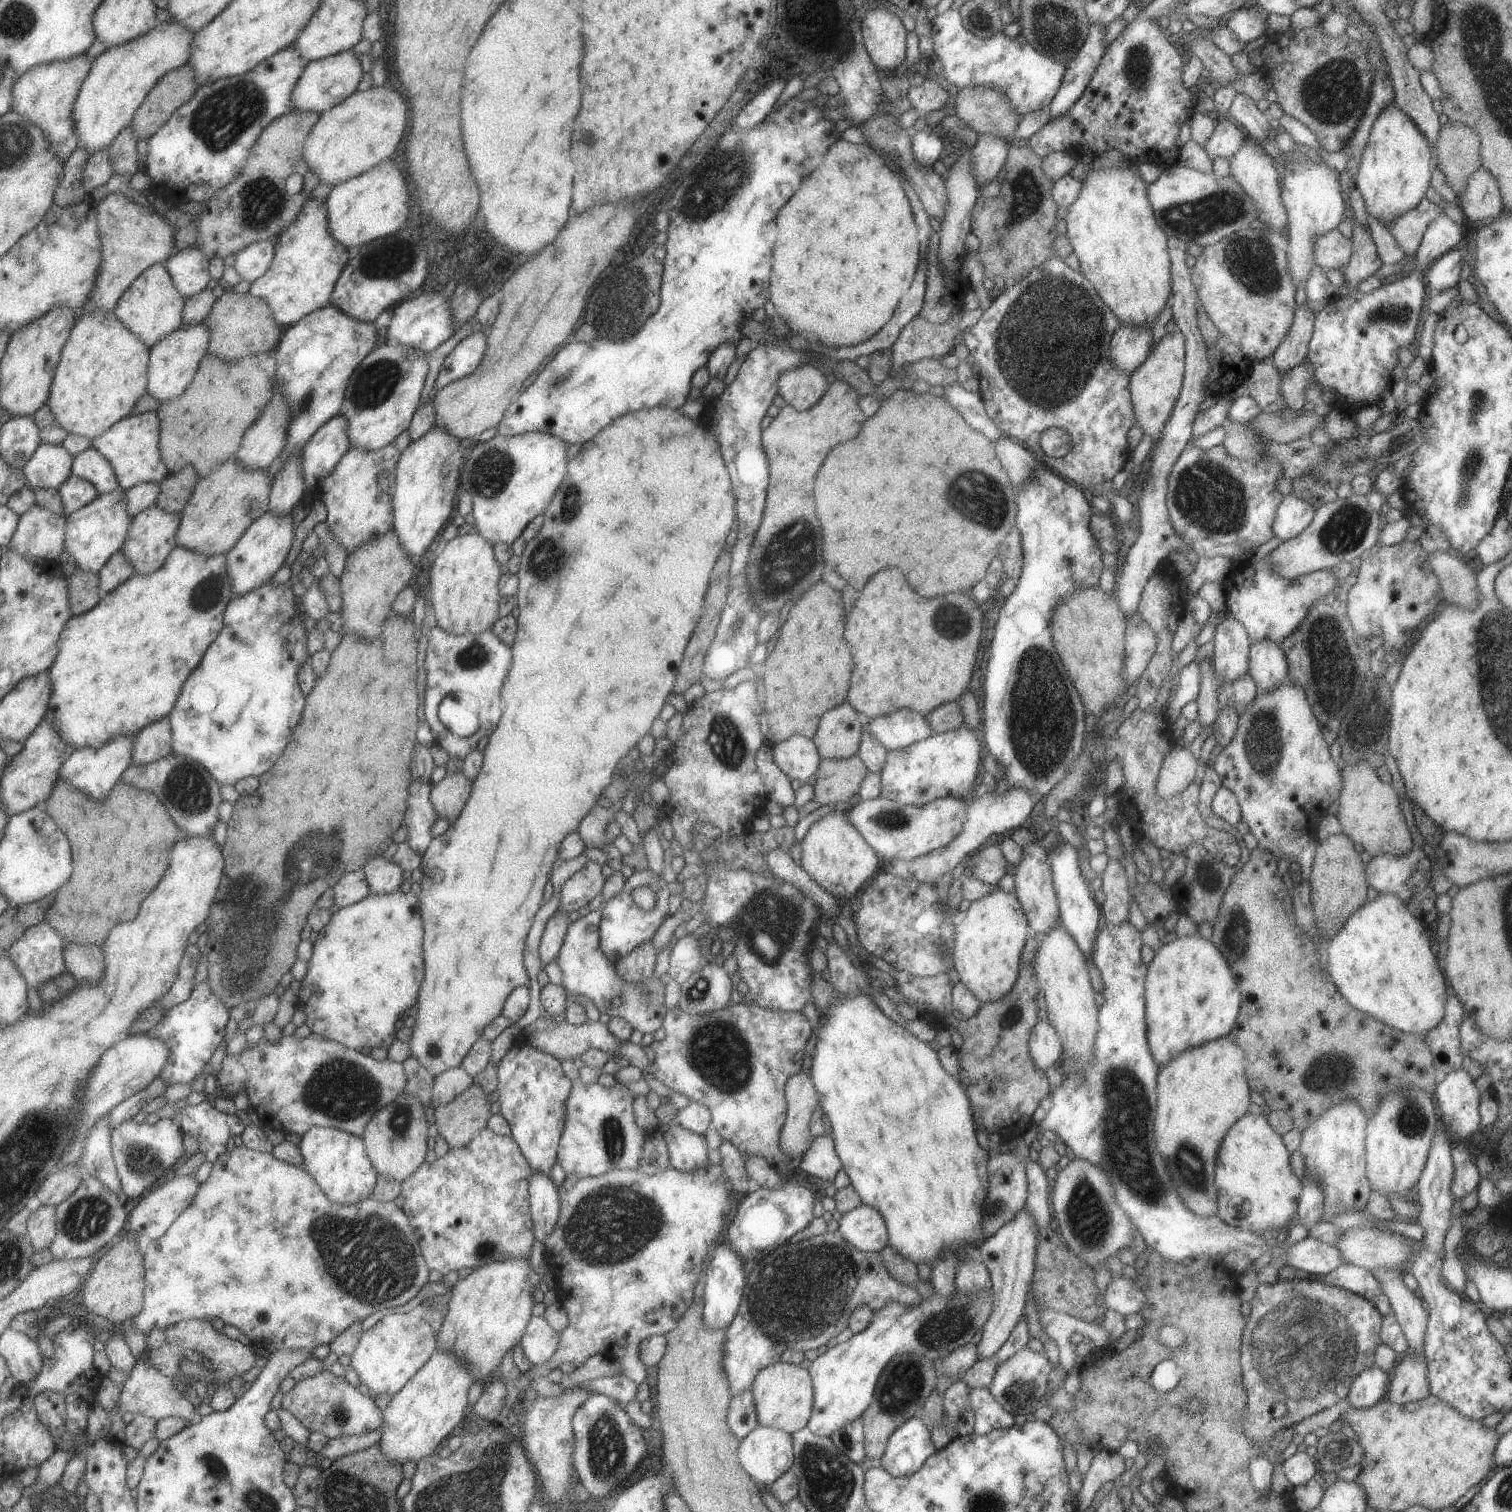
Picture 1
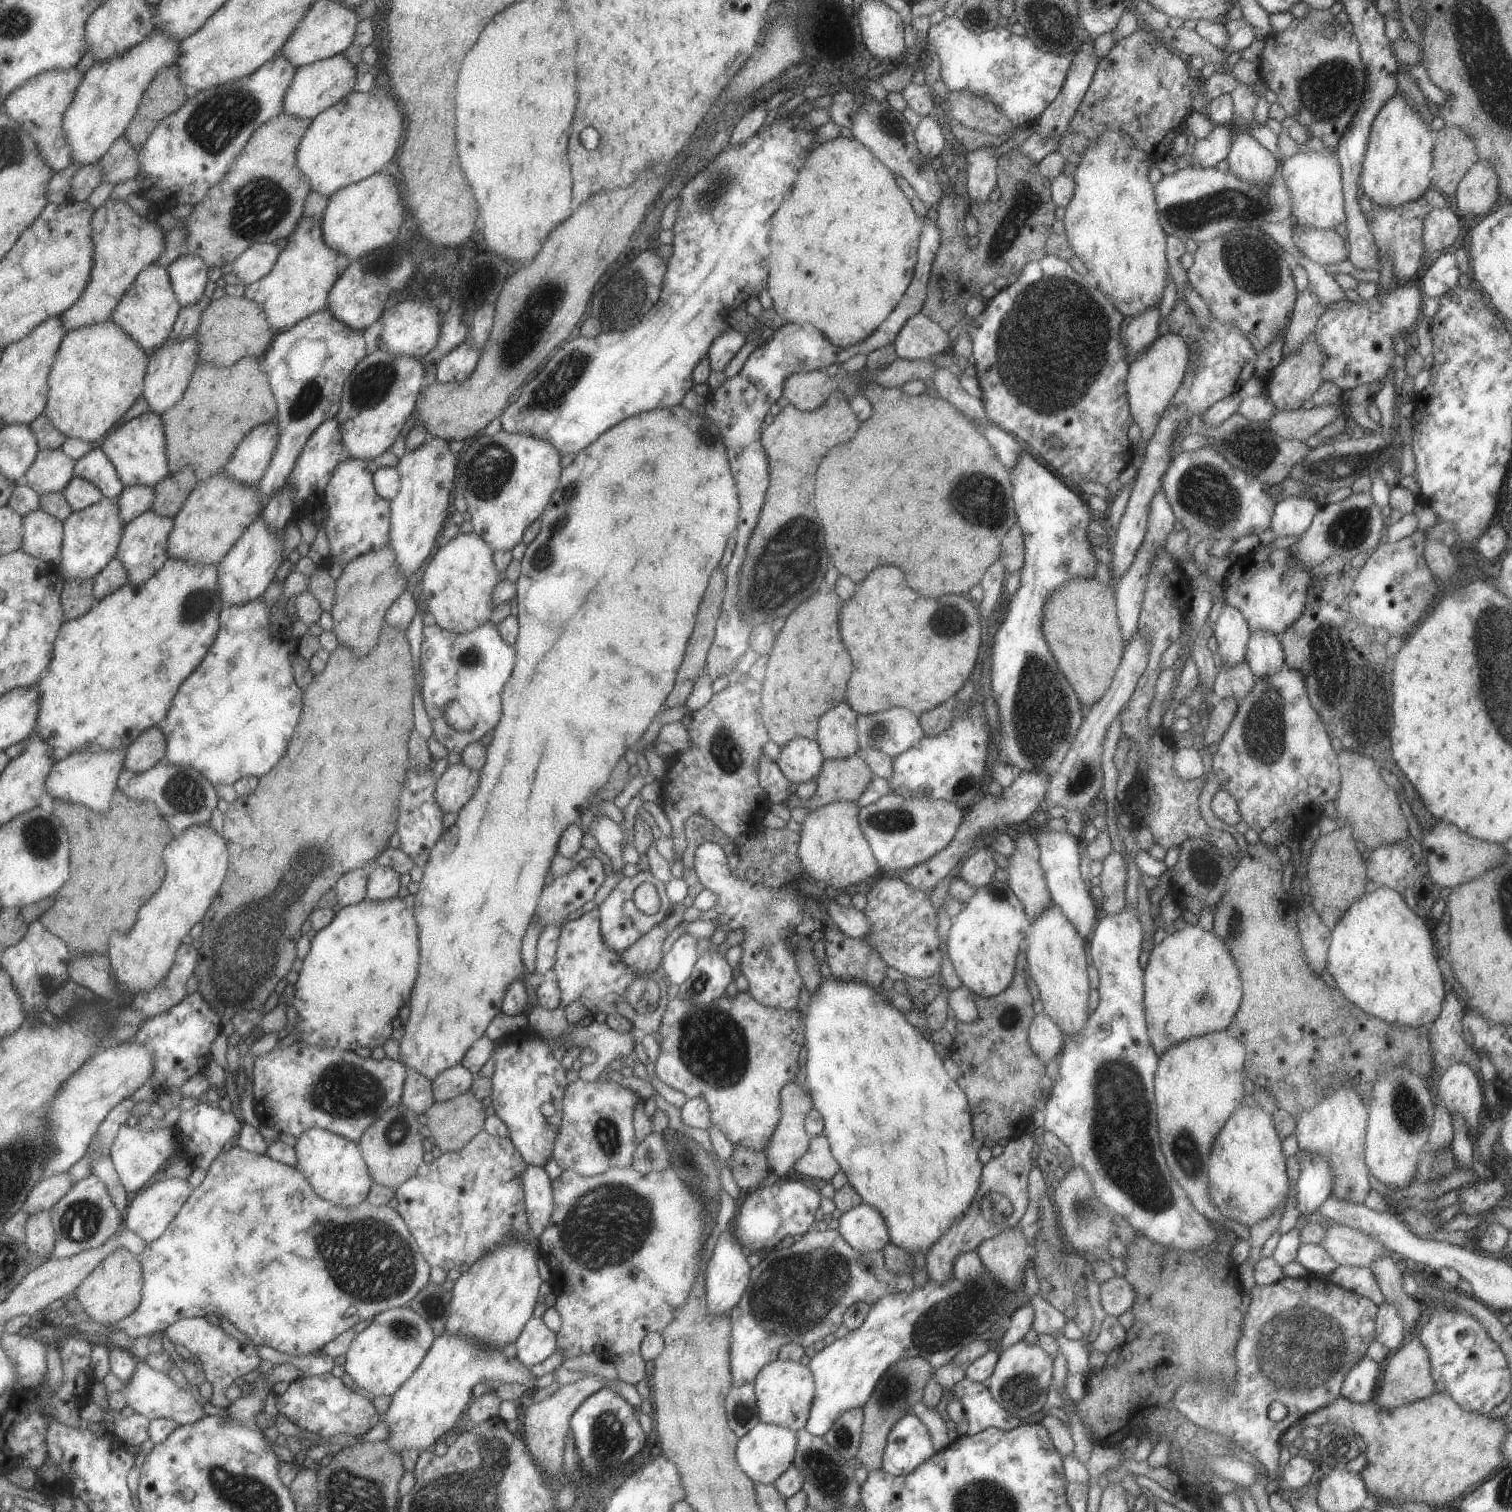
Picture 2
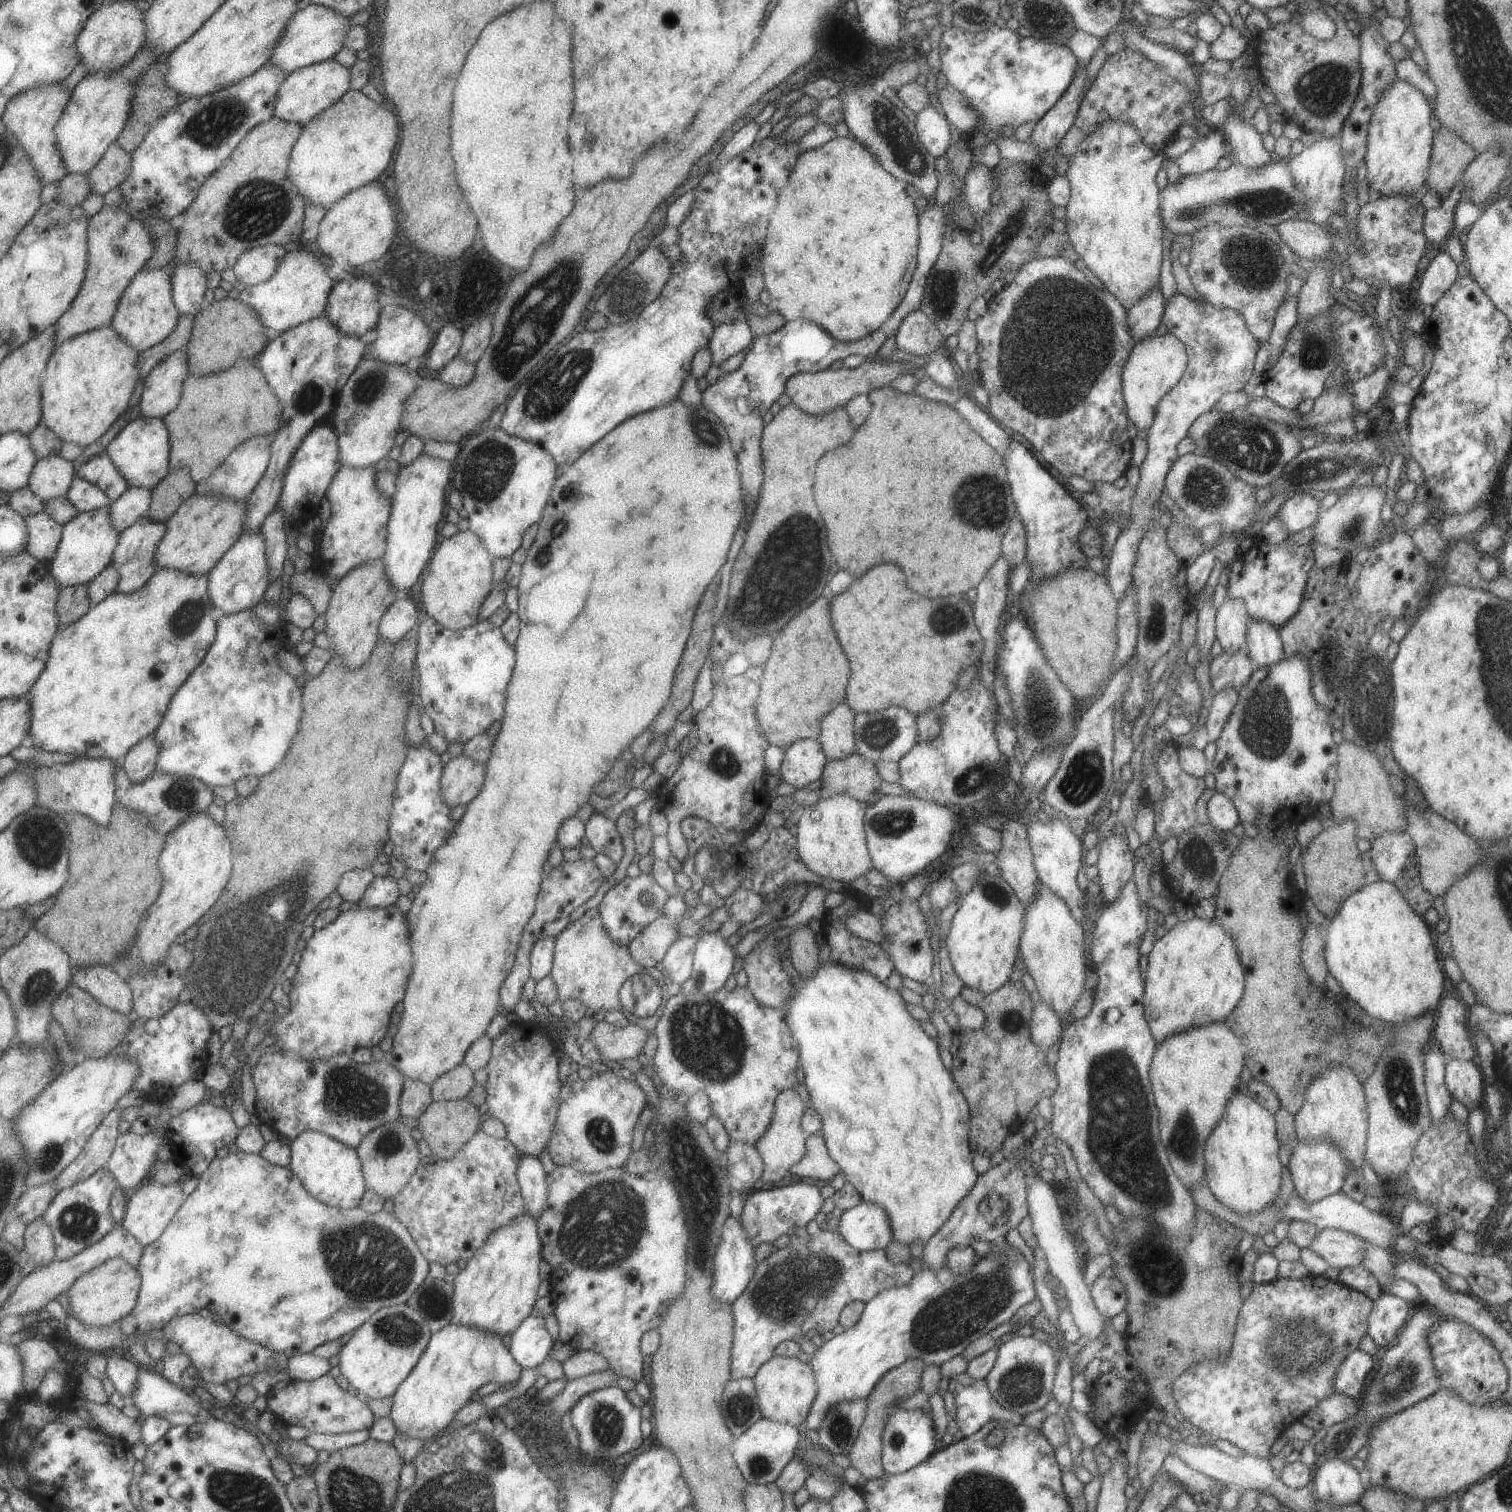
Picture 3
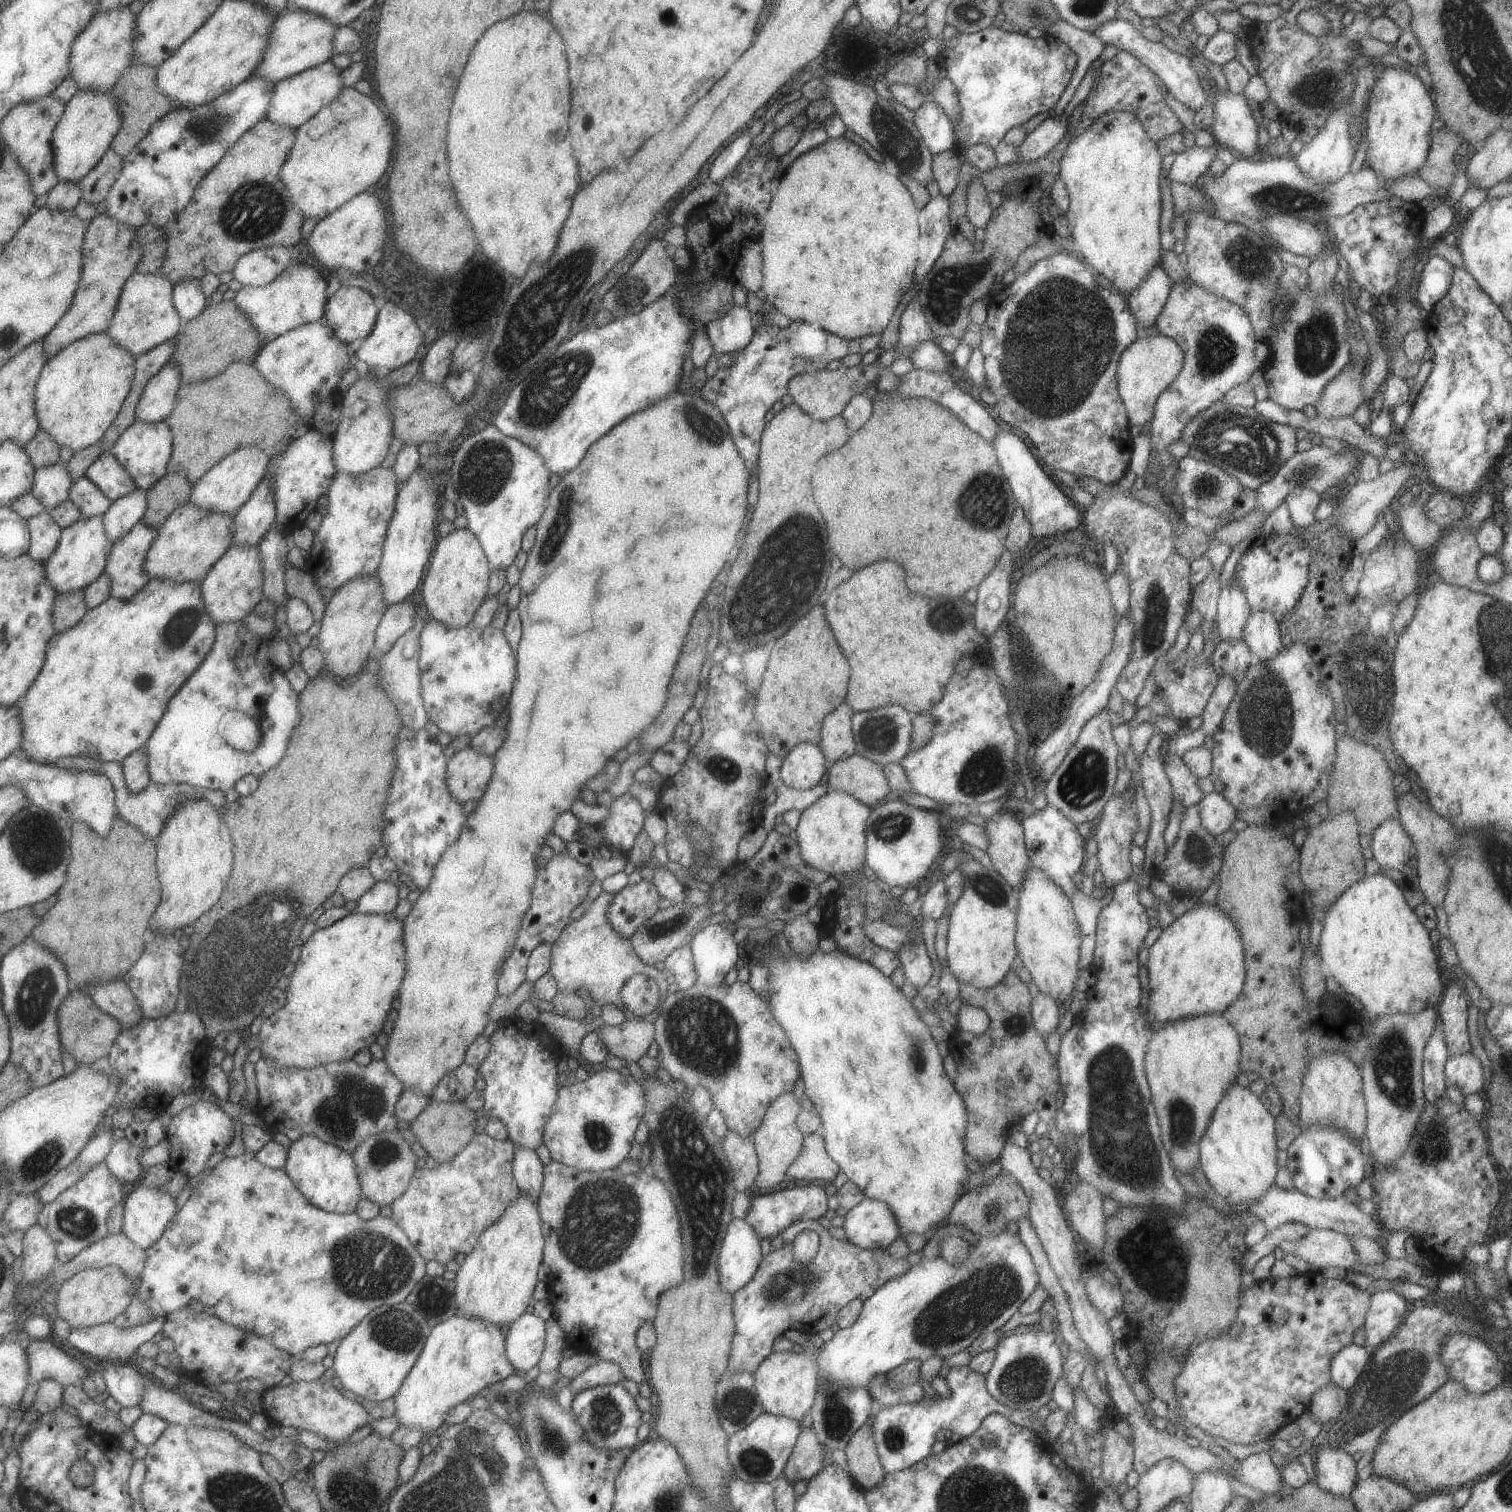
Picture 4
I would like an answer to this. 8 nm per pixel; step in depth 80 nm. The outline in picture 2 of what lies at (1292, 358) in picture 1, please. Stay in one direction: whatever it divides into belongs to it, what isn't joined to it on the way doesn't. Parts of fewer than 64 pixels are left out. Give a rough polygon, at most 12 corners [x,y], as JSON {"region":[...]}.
{"region":[[1307,288],[1296,294],[1282,334],[1283,358],[1308,340],[1324,306]]}

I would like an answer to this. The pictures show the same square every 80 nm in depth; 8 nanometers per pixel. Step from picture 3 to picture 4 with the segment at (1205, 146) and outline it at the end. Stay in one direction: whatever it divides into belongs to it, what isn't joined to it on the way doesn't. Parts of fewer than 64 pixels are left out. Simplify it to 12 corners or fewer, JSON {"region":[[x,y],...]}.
{"region":[[1193,145],[1174,157],[1168,178],[1191,185],[1217,158],[1215,147]]}

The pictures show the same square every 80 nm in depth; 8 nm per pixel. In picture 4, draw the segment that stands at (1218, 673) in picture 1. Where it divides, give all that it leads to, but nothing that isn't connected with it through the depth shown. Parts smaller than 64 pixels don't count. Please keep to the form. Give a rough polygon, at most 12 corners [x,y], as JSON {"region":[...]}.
{"region":[[1232,576],[1221,586],[1214,624],[1223,641],[1241,639],[1250,611]]}

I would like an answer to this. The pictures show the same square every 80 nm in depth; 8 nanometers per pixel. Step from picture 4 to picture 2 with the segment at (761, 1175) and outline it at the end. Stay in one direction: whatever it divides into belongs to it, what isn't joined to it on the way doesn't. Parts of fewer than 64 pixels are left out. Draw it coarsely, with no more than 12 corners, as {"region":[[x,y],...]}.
{"region":[[781,1087],[781,1116],[769,1139],[769,1172],[783,1176],[805,1154],[812,1136],[804,1118],[810,1094]]}

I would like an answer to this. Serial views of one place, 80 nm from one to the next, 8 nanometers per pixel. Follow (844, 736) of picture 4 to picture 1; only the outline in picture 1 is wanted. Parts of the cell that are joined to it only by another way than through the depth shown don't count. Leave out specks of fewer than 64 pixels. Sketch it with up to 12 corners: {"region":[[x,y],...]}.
{"region":[[845,704],[819,716],[821,759],[856,754],[863,718]]}

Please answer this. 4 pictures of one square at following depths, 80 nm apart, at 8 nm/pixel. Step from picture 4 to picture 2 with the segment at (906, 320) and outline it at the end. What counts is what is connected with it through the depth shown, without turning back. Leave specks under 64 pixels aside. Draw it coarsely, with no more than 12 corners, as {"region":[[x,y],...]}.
{"region":[[919,312],[903,323],[893,346],[912,361],[948,353],[938,324]]}

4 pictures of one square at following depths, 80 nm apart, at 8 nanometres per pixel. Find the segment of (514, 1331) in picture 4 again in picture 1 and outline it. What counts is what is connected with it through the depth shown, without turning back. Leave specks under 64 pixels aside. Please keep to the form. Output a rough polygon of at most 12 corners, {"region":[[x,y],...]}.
{"region":[[531,1315],[518,1344],[532,1365],[550,1359],[560,1333]]}

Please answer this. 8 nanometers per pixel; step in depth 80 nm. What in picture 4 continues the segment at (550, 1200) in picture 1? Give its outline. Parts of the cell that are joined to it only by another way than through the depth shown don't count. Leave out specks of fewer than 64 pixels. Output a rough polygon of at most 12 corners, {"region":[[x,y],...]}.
{"region":[[515,1146],[512,1175],[521,1195],[535,1203],[544,1166],[534,1150]]}

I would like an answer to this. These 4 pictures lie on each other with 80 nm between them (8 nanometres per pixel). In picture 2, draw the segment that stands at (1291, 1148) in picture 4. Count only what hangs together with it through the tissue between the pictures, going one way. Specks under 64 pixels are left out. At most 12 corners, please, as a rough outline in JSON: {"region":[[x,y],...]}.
{"region":[[1319,1155],[1295,1156],[1300,1172],[1294,1186],[1301,1216],[1330,1196],[1332,1176]]}

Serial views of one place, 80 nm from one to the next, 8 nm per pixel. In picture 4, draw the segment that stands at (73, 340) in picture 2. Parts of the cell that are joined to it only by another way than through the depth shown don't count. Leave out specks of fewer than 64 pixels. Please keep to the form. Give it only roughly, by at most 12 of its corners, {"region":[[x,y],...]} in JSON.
{"region":[[108,331],[49,358],[41,430],[73,452],[101,442],[136,356]]}

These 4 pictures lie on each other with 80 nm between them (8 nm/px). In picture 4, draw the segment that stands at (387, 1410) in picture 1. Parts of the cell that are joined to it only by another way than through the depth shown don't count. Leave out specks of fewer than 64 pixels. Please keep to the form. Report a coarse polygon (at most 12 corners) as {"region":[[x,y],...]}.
{"region":[[455,1314],[430,1328],[394,1394],[401,1427],[444,1416],[515,1374],[499,1327]]}

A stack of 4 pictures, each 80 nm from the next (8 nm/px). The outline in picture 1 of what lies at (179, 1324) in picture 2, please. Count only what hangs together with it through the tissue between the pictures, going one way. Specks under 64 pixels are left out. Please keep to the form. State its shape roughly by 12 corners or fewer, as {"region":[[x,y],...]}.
{"region":[[208,1319],[176,1322],[167,1342],[202,1354],[216,1378],[208,1404],[227,1410],[227,1383],[255,1365],[254,1347],[215,1332]]}

